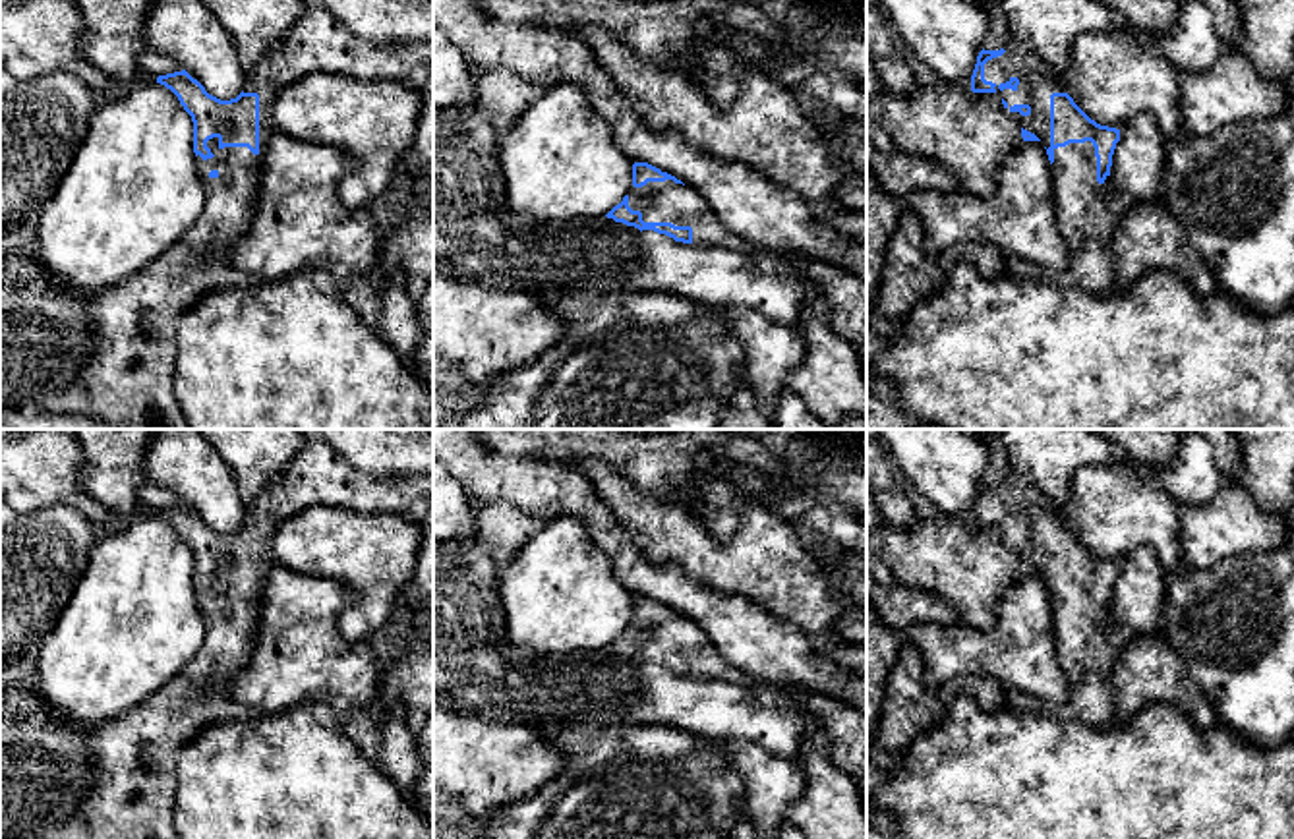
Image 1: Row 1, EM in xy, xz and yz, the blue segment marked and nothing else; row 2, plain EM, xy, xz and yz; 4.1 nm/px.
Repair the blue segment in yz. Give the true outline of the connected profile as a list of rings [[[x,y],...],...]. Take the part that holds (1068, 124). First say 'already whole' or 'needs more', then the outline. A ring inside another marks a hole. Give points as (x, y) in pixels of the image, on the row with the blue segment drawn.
needs more; [[[1012,39],[1000,50],[981,50],[971,75],[973,93],[996,93],[1004,108],[1019,122],[1023,141],[1041,141],[1052,164],[1052,189],[1058,228],[1066,240],[1070,265],[1064,280],[1093,296],[1110,296],[1118,288],[1112,234],[1133,199],[1116,189],[1110,178],[1120,130],[1091,120],[1064,91],[1056,75],[1027,44]]]

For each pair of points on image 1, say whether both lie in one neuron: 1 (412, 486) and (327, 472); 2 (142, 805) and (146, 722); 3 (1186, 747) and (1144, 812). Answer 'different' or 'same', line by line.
1: same
2: same
3: same

